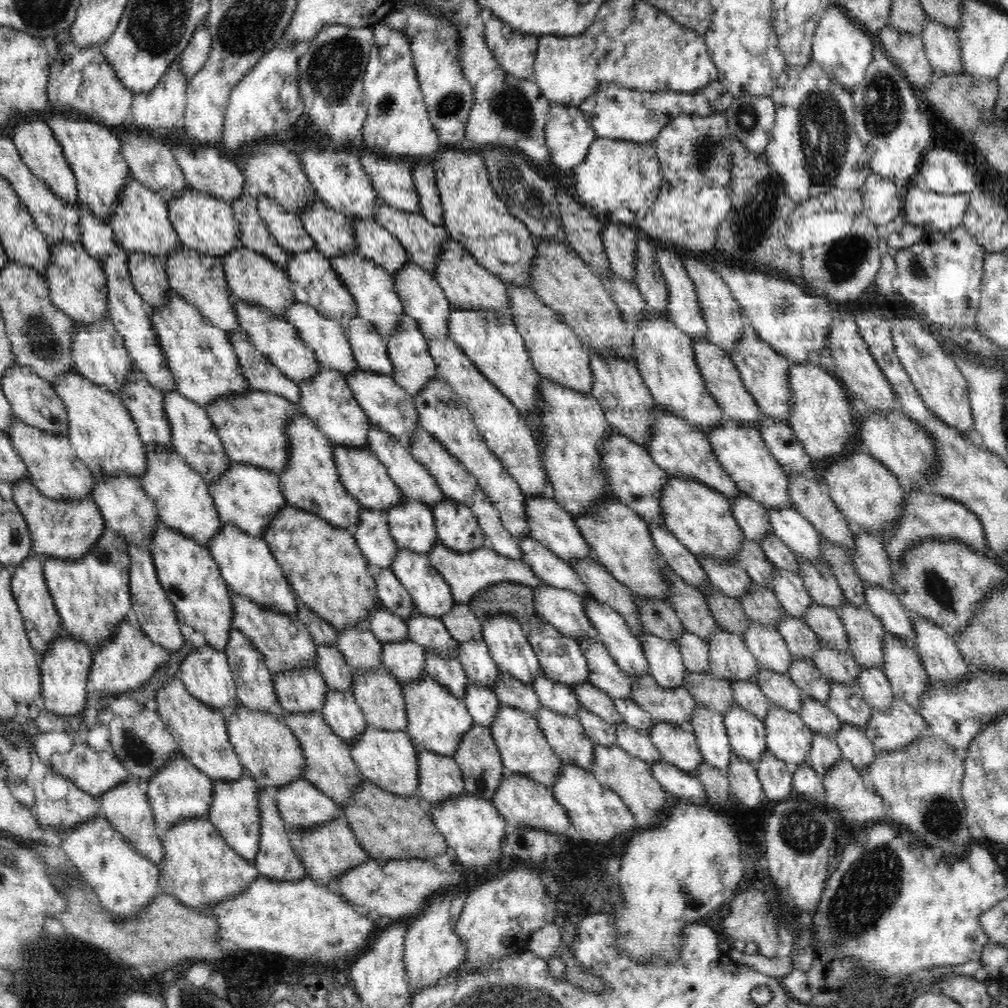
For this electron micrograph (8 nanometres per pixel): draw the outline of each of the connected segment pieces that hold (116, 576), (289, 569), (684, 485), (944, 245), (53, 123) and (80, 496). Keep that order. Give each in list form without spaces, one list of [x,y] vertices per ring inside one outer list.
[[[109,526],[104,528],[102,538],[79,560],[43,557],[42,568],[50,596],[62,617],[65,634],[85,642],[91,650],[98,648],[102,642],[108,642],[120,622],[126,620],[133,602],[130,600],[130,555],[128,541],[114,532]]]
[[[288,504],[270,522],[262,538],[270,546],[294,594],[308,608],[339,632],[361,623],[368,627],[368,618],[380,603],[375,571],[362,555],[351,531],[332,526],[329,521]]]
[[[668,474],[666,486],[662,486],[662,513],[666,528],[692,554],[696,556],[715,556],[722,560],[729,560],[731,564],[738,565],[738,554],[742,550],[744,531],[734,519],[730,511],[730,501],[716,490],[703,485],[692,478]]]
[[[962,225],[946,233],[930,232],[913,246],[894,251],[899,291],[914,302],[914,311],[928,316],[936,324],[961,330],[972,329],[976,324],[981,304],[985,249],[979,246]]]
[[[50,114],[43,119],[46,125],[54,133],[58,142],[62,145],[62,150],[70,169],[74,171],[76,184],[78,187],[78,198],[82,206],[89,210],[104,226],[108,226],[112,210],[118,206],[118,198],[128,182],[128,178],[133,176],[122,149],[120,149],[120,139],[108,129],[108,127],[79,117],[60,114]]]
[[[12,416],[10,430],[6,430],[10,443],[14,445],[18,456],[30,471],[31,482],[48,498],[54,500],[84,500],[94,490],[92,471],[76,456],[68,436],[52,434],[33,426],[28,426],[17,416]]]

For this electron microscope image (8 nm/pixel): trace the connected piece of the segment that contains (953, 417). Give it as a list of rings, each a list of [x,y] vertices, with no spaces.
[[[912,316],[892,320],[891,333],[896,354],[926,406],[944,424],[960,432],[968,432],[973,428],[974,419],[967,381],[955,360],[942,349],[942,344],[936,339],[937,334],[926,330],[927,327],[920,322],[919,318]]]

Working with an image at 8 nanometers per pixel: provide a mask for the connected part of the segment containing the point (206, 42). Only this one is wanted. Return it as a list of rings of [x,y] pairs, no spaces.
[[[205,24],[196,26],[195,34],[188,43],[188,46],[181,52],[178,60],[180,61],[181,71],[188,82],[192,80],[194,74],[206,64],[206,60],[211,50],[211,35]]]

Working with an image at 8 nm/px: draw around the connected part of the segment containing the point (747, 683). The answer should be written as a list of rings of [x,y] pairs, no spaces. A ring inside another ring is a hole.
[[[730,680],[729,682],[734,691],[736,705],[749,711],[758,720],[764,721],[769,714],[771,702],[756,682],[750,680]]]

